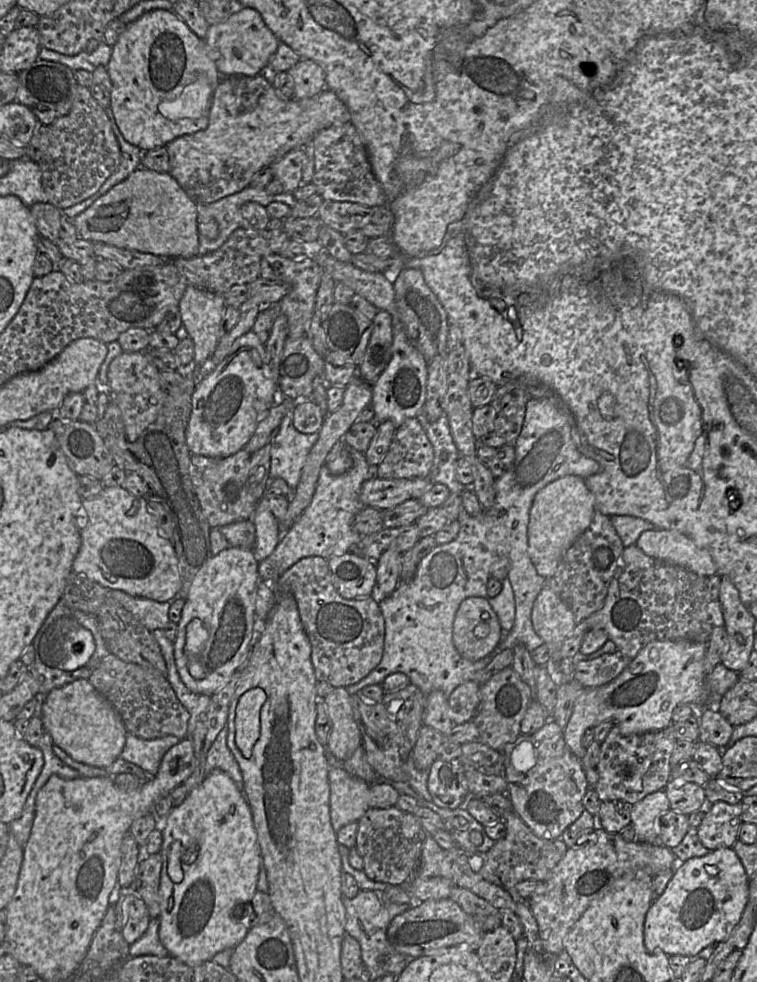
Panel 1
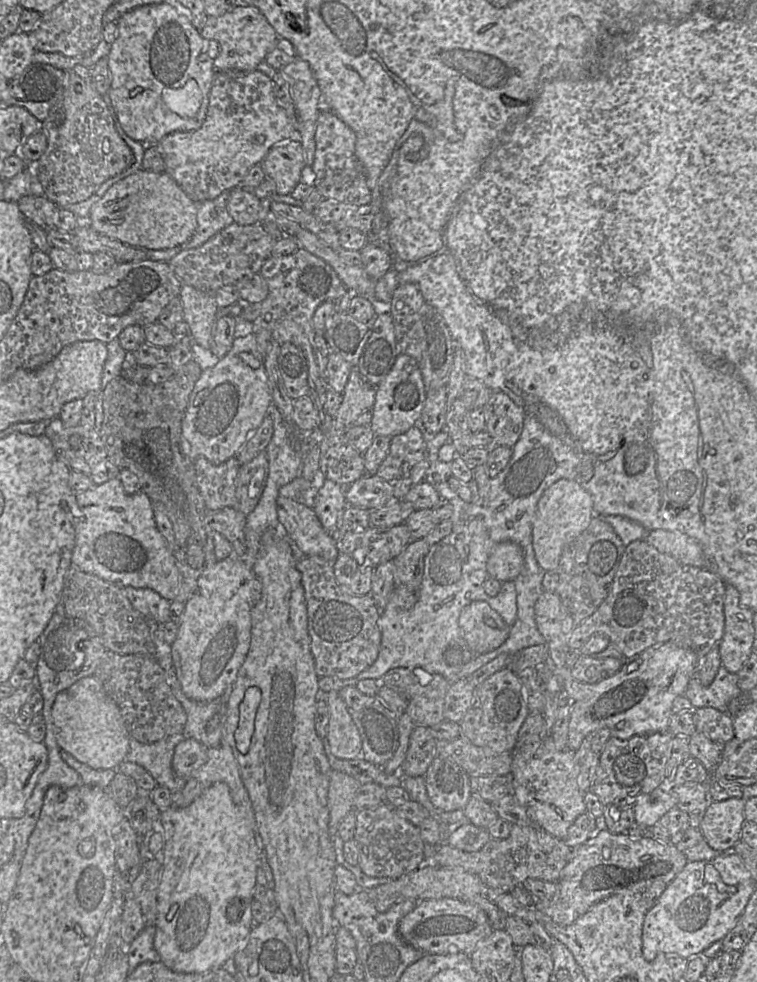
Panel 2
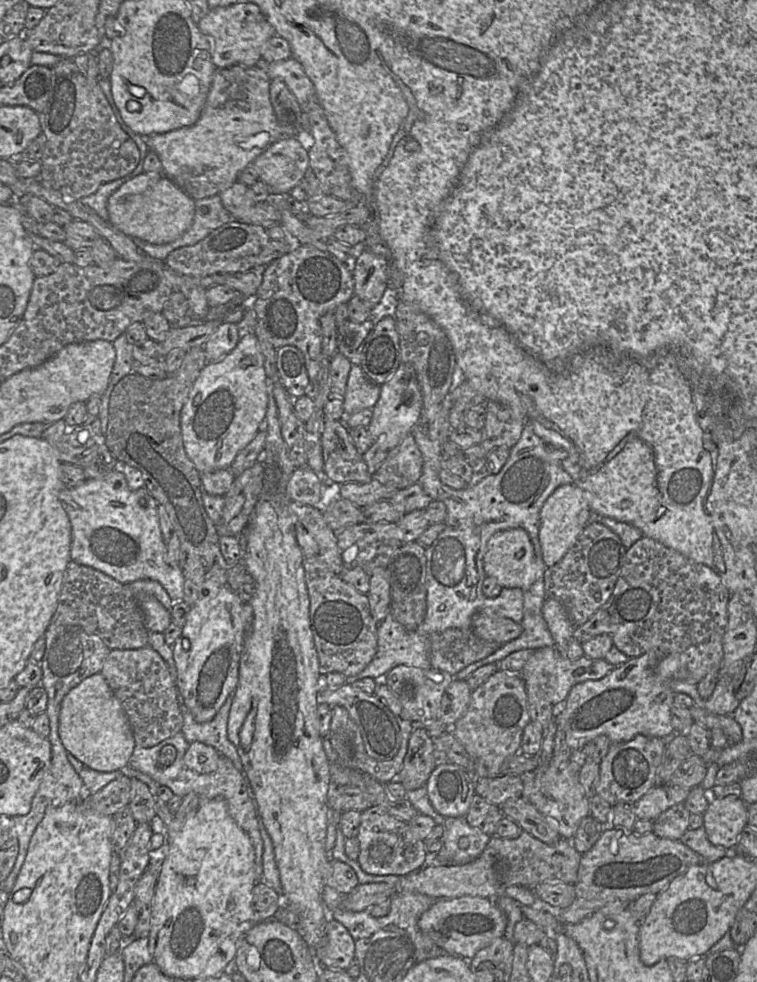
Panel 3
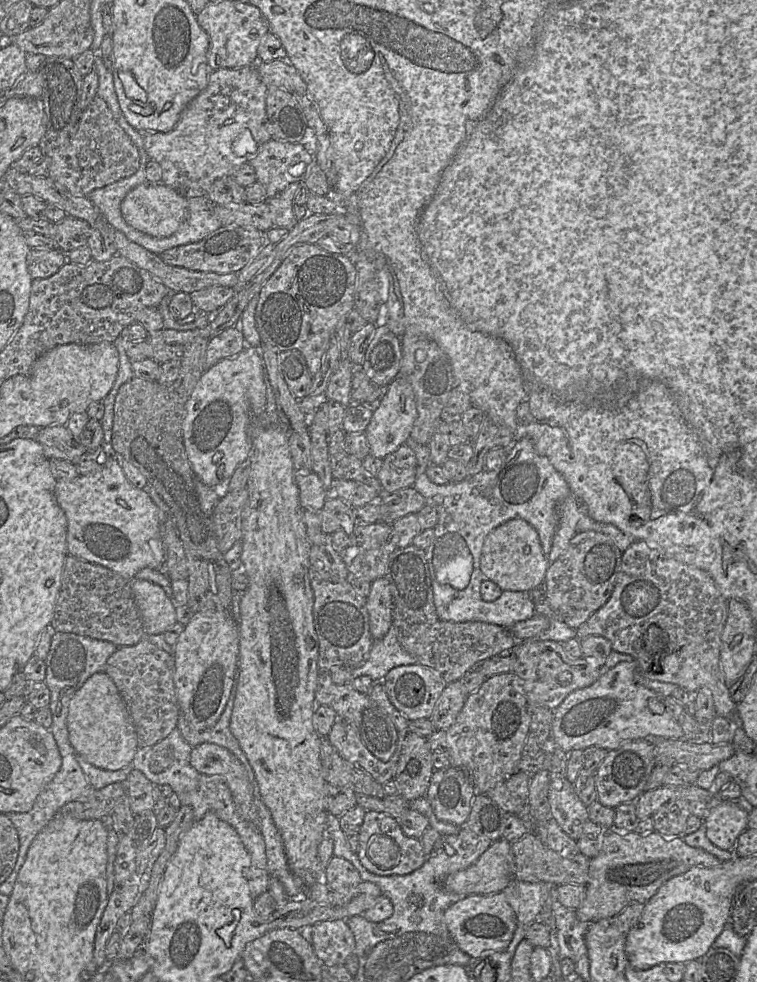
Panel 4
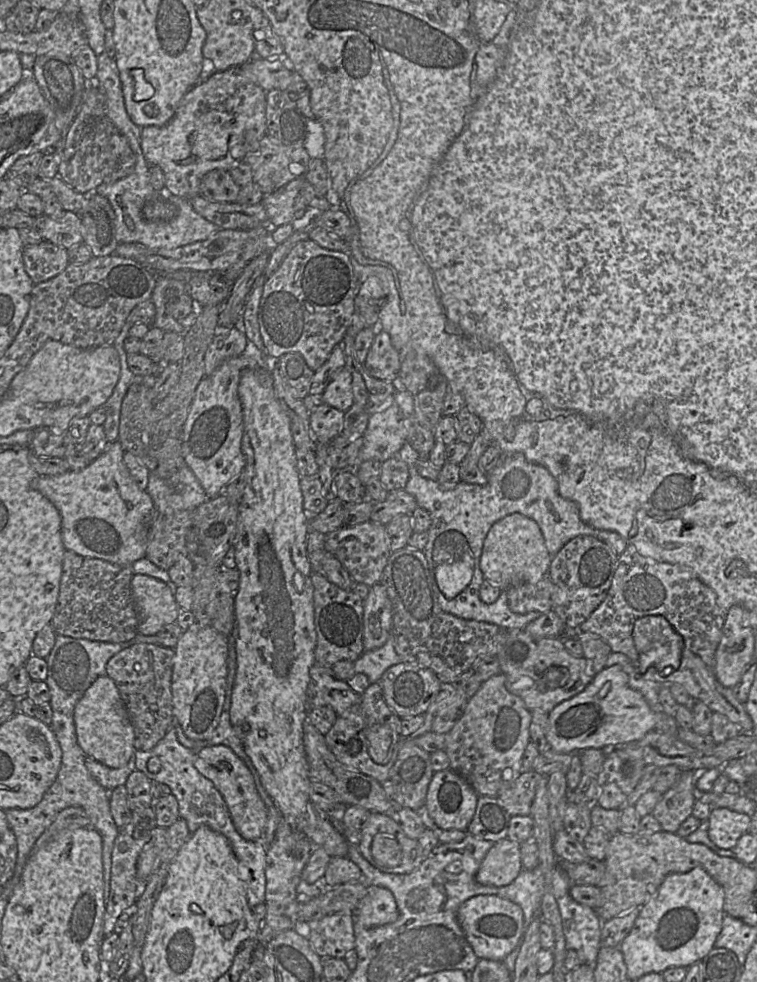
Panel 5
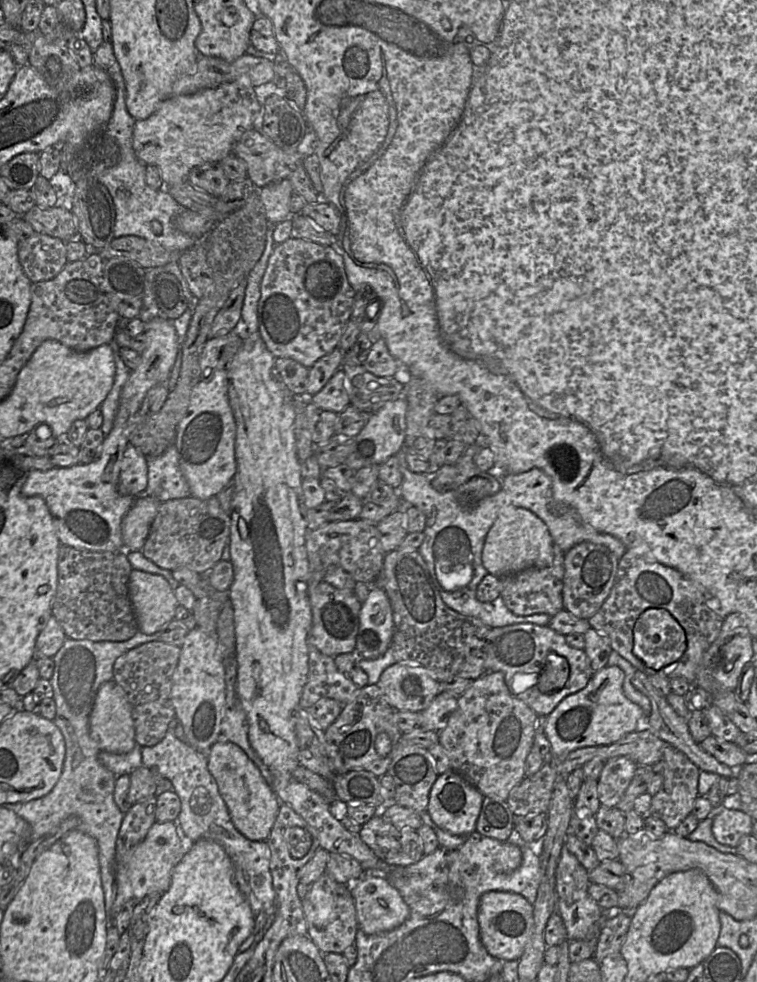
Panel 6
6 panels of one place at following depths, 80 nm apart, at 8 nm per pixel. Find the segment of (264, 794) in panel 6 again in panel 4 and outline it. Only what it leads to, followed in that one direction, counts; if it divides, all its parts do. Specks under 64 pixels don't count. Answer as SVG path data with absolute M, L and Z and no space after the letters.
M202 743L192 748L190 763L199 773L222 776L231 791L240 815L259 828L253 787L245 768L234 754L219 745Z

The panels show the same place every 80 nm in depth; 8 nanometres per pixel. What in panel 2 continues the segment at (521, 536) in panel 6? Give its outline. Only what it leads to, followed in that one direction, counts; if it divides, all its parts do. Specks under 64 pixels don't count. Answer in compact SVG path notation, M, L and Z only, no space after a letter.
M506 541L497 544L489 555L487 572L500 582L514 581L524 566L524 552L521 546Z

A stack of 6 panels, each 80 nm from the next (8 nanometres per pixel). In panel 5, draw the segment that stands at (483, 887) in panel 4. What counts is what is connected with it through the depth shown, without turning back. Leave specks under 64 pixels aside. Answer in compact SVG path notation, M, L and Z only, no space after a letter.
M505 838L494 843L488 851L475 875L475 880L486 886L506 886L522 869L520 843Z

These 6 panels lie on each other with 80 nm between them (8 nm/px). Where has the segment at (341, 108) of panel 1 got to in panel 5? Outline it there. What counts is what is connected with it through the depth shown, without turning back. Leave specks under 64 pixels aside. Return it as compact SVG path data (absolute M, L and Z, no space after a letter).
M232 67L224 71L211 71L206 79L198 82L180 100L172 119L163 126L145 126L141 128L141 149L149 164L159 166L164 174L165 188L179 197L193 198L200 195L200 182L203 176L214 169L229 170L244 159L246 154L255 152L260 147L260 140L266 135L266 91L241 67Z

